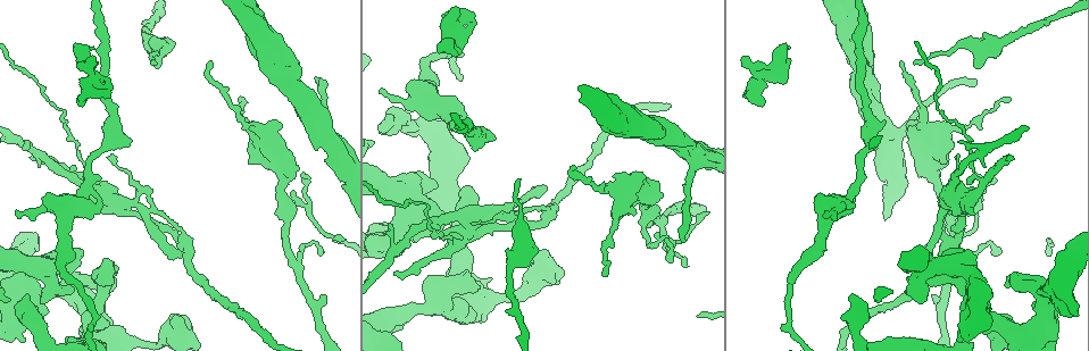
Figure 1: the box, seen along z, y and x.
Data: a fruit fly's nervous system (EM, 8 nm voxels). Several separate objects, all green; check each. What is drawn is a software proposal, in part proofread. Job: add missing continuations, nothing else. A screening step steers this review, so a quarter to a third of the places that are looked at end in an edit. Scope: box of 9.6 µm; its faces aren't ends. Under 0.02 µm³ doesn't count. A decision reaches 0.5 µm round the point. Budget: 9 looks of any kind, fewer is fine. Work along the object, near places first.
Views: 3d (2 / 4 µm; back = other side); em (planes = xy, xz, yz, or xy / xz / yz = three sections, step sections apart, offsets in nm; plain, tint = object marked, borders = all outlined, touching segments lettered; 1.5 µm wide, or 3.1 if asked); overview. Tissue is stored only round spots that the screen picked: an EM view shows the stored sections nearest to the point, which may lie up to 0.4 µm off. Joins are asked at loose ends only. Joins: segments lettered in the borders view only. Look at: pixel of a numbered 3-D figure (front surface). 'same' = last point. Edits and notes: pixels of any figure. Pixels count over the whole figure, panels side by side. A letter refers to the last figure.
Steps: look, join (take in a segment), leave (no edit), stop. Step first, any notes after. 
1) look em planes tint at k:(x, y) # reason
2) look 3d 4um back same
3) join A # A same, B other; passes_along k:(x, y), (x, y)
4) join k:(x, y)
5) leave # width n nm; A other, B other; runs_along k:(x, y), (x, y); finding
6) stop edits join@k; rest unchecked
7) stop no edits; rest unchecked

look em planes plain at 1:(762, 104) # branch stops here

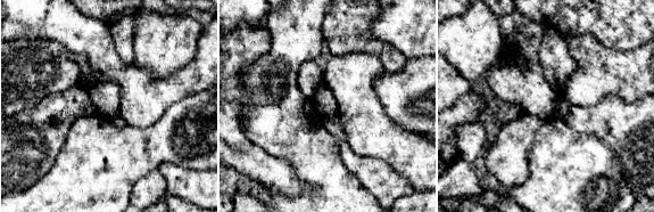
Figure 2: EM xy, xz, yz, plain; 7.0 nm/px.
look em planes borders same

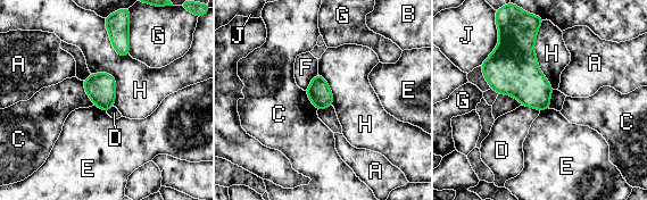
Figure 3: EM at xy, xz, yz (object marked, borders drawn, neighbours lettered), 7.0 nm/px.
leave # A other, B other, C other, D other, E other, F other, G other, H other, J other; border 3:(521, 105), (533, 107), (539, 111); none of them fits

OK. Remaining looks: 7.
look 3d 4um at 1:(394, 273) # branch stops here

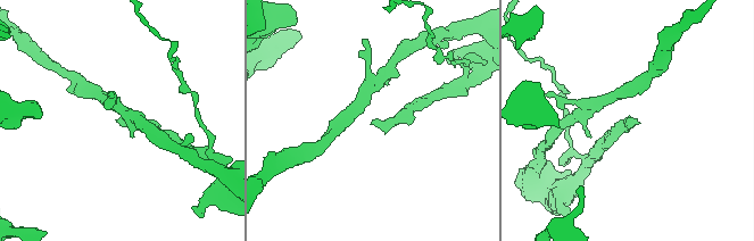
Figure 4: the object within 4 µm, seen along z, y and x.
look em xz step 4 borders at 4:(120, 119) # need the tissue

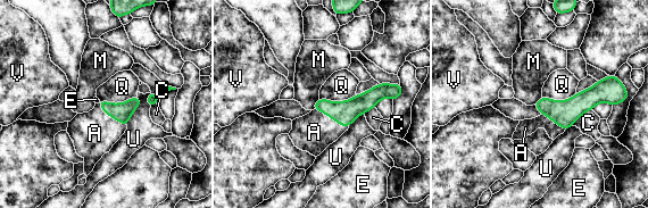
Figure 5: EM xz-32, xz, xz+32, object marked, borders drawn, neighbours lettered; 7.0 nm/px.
join 5:(314, 132) # A same, C other, E other, M other, Q other, U other, V other; it goes on there

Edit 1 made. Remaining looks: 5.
look overview

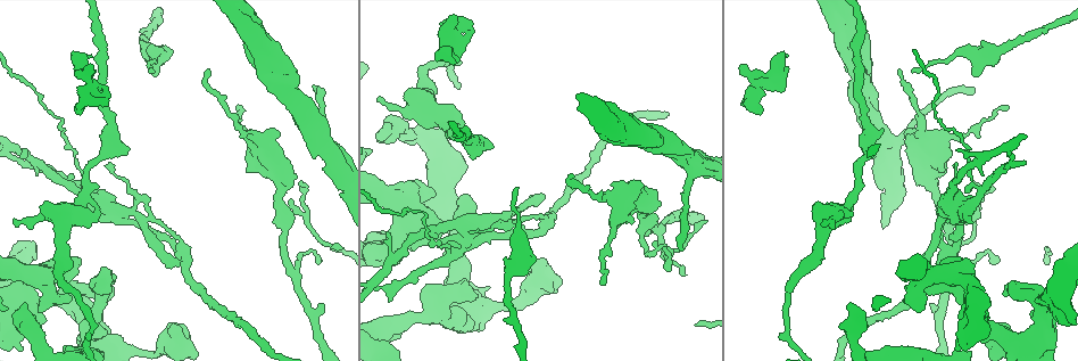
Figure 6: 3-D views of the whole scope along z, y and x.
look 3d 4um at 6:(278, 135)

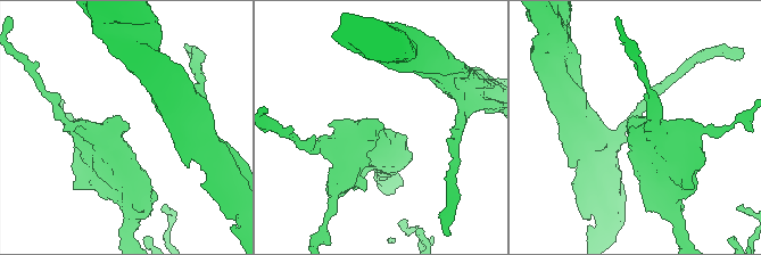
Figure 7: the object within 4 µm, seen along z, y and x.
look em planes borders at 7:(382, 129) # shape alone is not enough

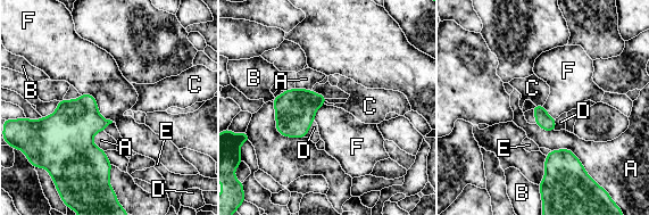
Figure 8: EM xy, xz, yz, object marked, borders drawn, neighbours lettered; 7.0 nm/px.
join 8:(532, 88) # A other, B other, C same, D other, E other, F other; passes_along 8:(542, 120), (539, 105), (532, 88); the neuron continues

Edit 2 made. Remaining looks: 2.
stop edits join@5, join@8; rest unchecked

